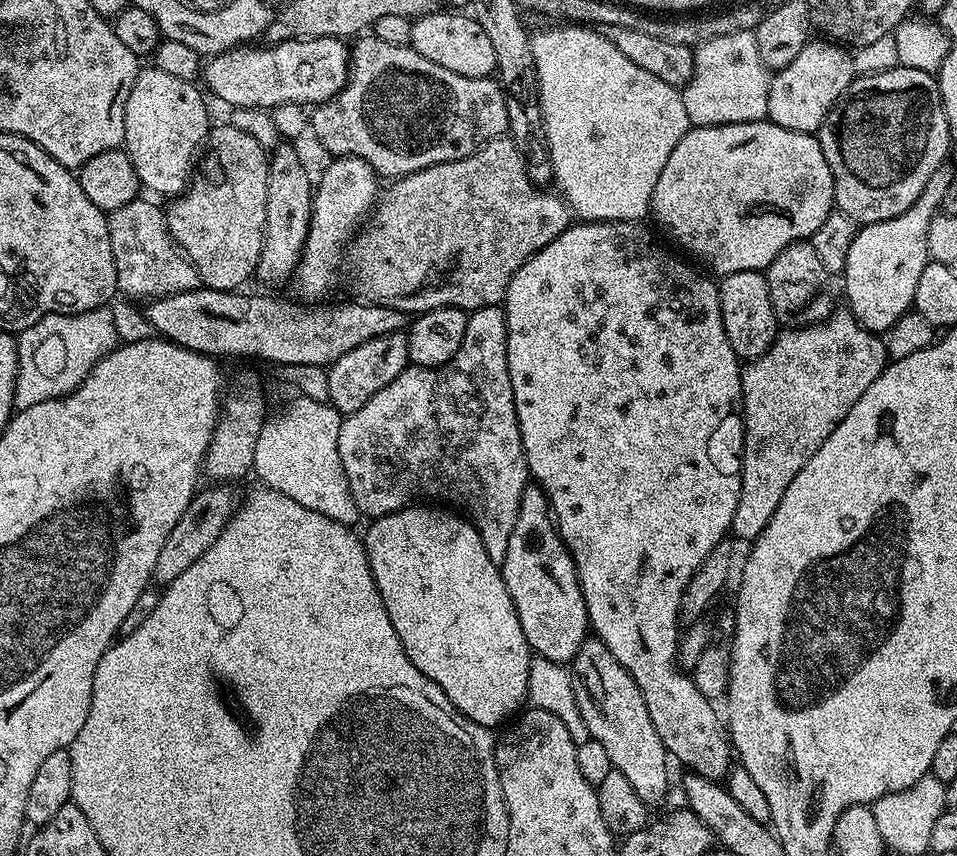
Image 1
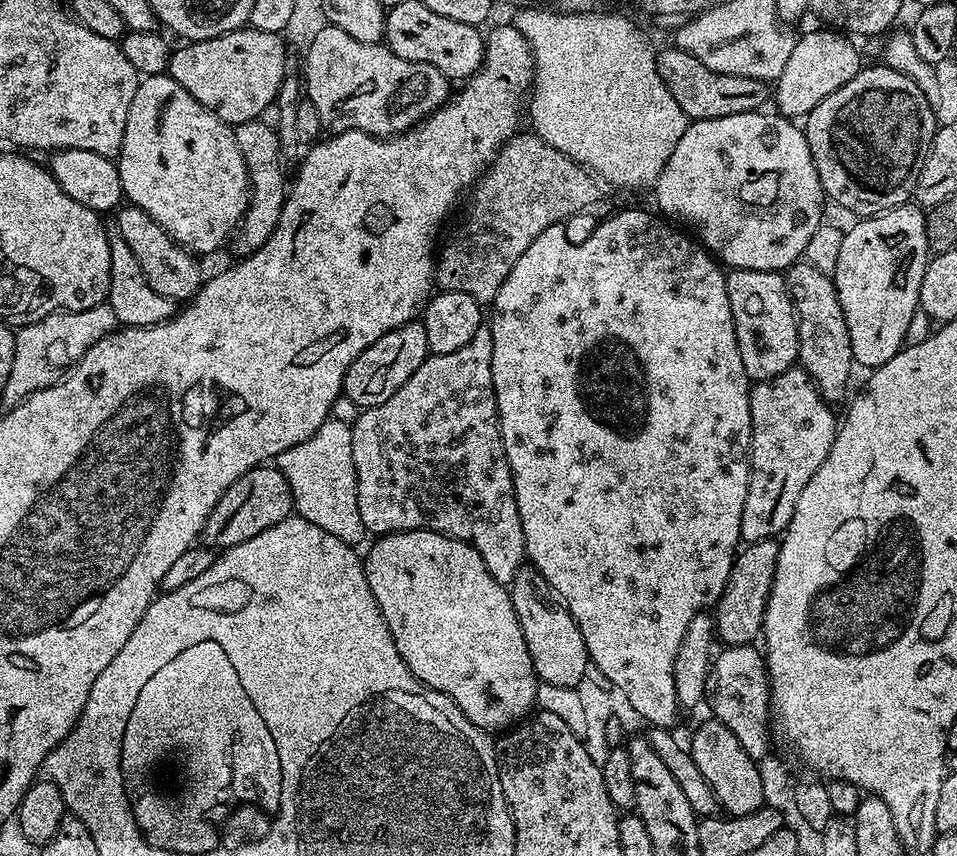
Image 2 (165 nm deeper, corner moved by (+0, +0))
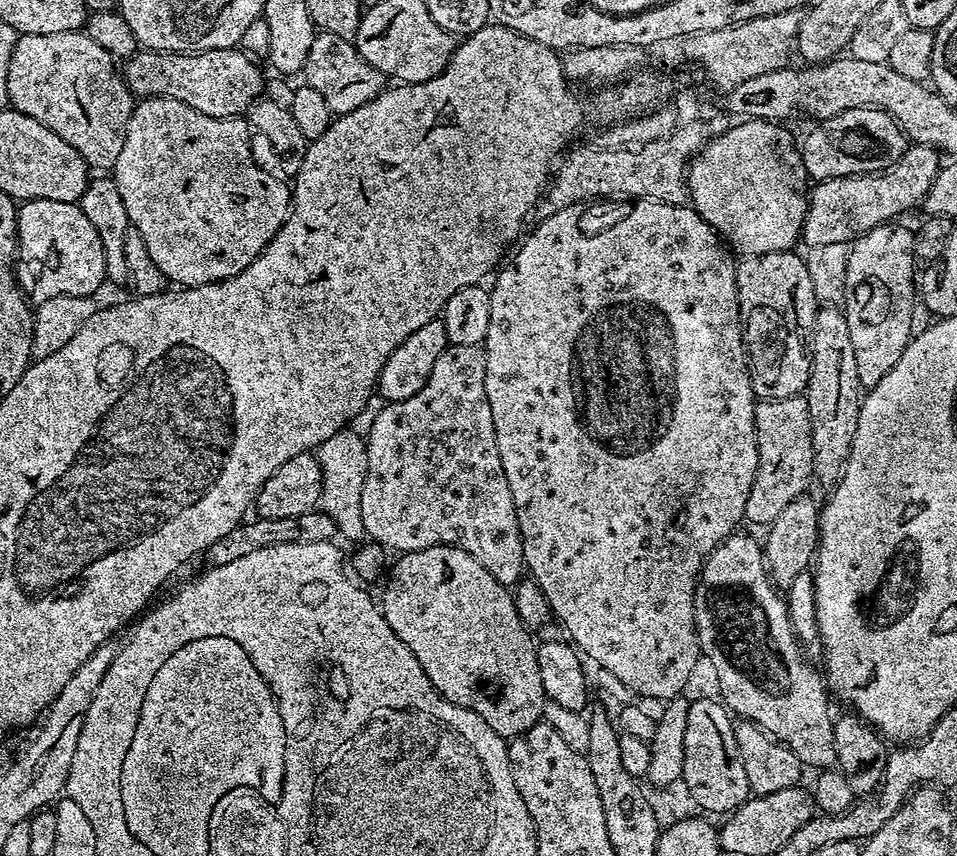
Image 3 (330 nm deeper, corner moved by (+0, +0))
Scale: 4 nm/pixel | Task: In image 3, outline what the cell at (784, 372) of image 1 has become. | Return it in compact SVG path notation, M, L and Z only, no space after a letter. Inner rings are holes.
M803 395L782 398L781 400L761 400L754 410L754 430L758 446L758 470L754 474L754 486L750 486L750 498L746 498L744 520L747 523L767 526L782 514L785 506L790 506L794 498L809 491L808 483L813 483L812 455L810 454L810 414Z

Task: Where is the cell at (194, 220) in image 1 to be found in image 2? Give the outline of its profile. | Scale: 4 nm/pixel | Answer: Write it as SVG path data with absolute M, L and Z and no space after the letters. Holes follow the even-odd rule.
M247 120L245 124L235 125L238 150L242 150L242 158L248 167L248 183L250 199L248 209L244 211L244 219L230 240L230 248L243 258L256 252L274 234L278 226L278 218L282 214L282 206L286 195L286 180L284 184L285 161L280 154L280 139L275 128L266 126L259 120Z

